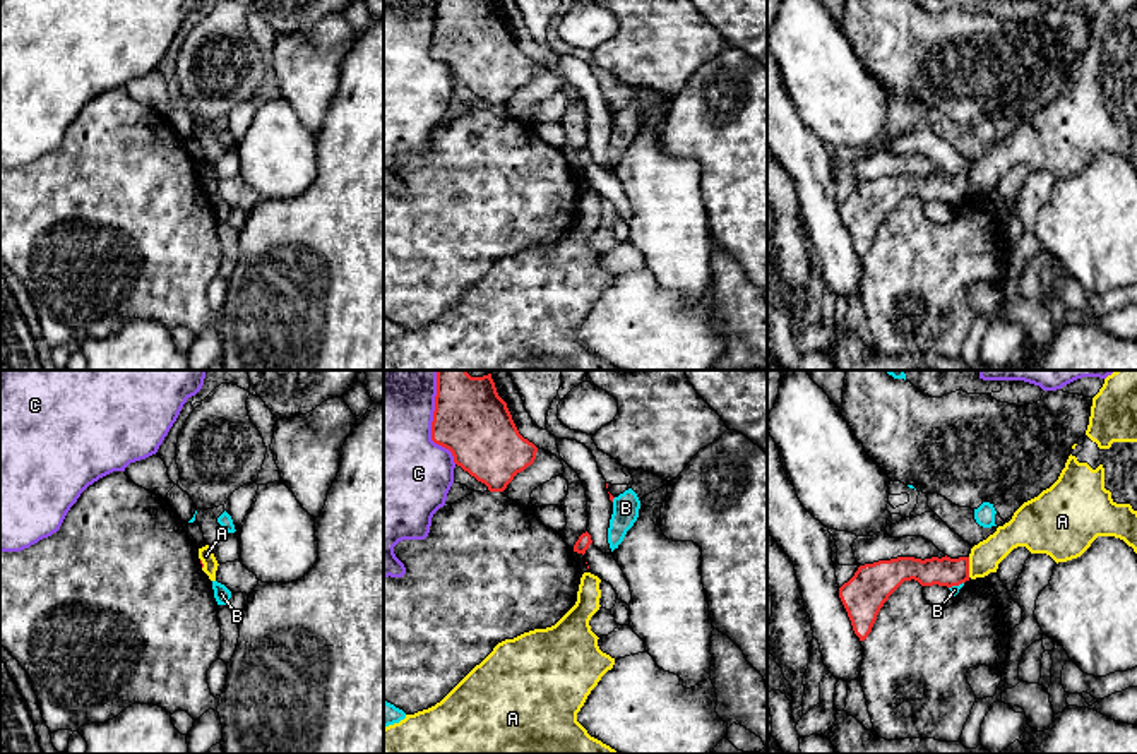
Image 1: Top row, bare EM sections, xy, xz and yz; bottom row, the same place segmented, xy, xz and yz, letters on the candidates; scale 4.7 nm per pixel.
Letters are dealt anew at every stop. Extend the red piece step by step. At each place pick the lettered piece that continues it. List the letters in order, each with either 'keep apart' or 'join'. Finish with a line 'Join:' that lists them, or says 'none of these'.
A: keep apart
B: keep apart
C: keep apart
Join: none of these

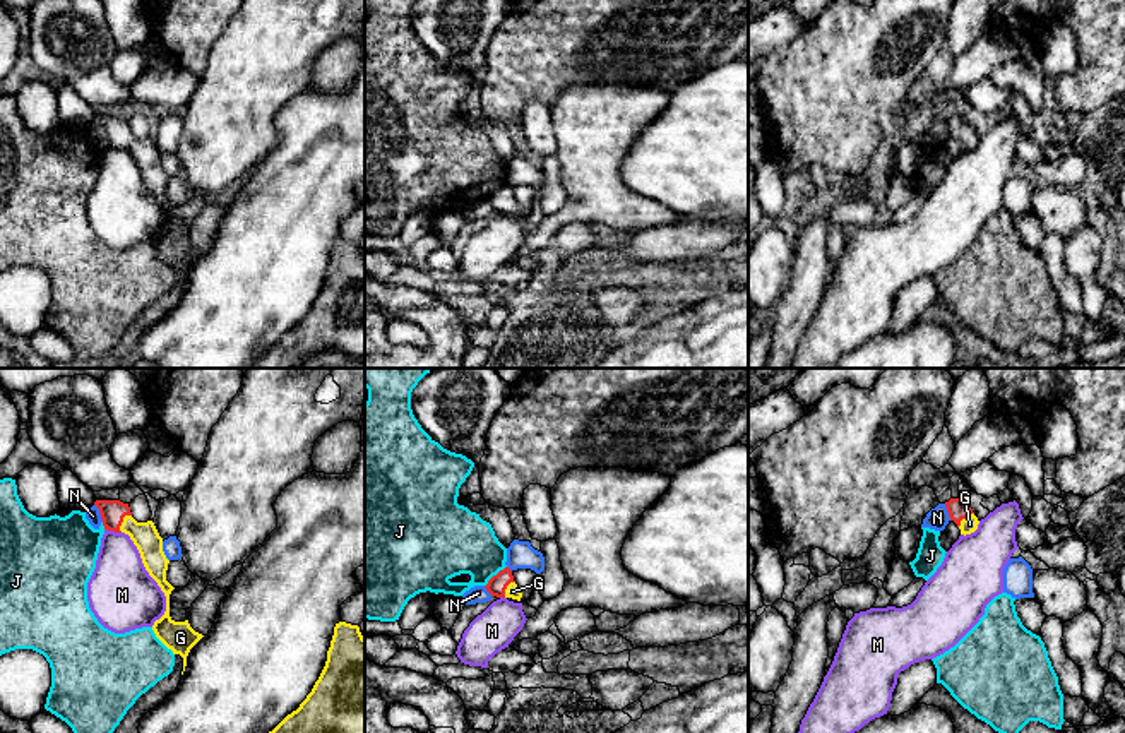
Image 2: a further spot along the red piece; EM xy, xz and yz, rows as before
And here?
G: join
J: keep apart
M: keep apart
N: keep apart
Join: G

